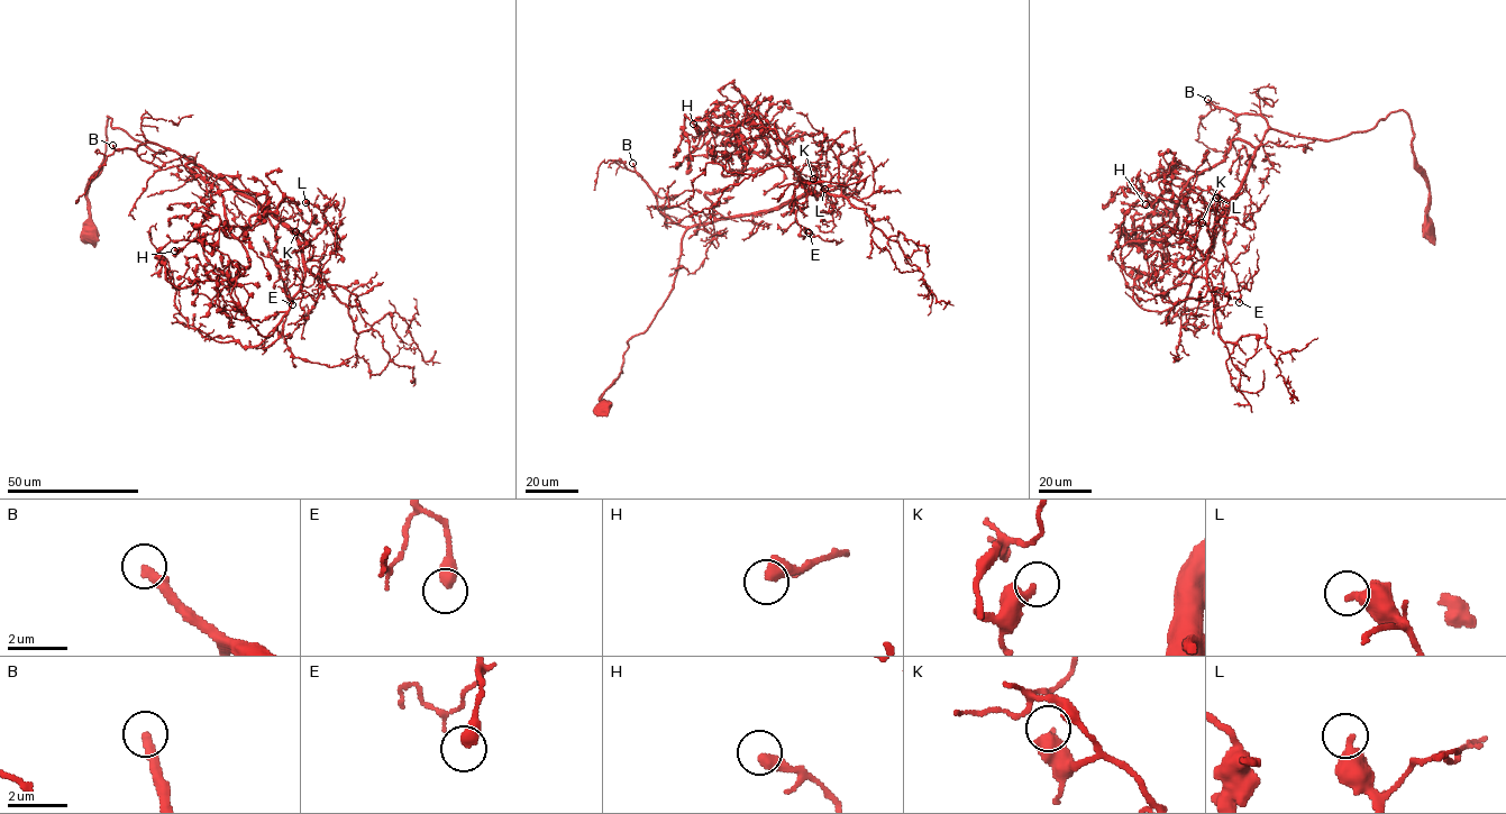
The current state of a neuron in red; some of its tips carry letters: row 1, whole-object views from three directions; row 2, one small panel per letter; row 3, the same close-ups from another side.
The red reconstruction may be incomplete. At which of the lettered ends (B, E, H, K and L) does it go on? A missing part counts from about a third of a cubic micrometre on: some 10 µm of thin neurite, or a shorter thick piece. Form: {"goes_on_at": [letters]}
{"goes_on_at": ["B"]}

